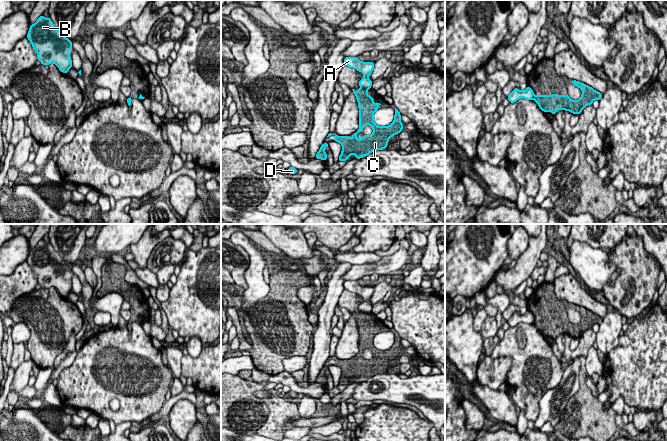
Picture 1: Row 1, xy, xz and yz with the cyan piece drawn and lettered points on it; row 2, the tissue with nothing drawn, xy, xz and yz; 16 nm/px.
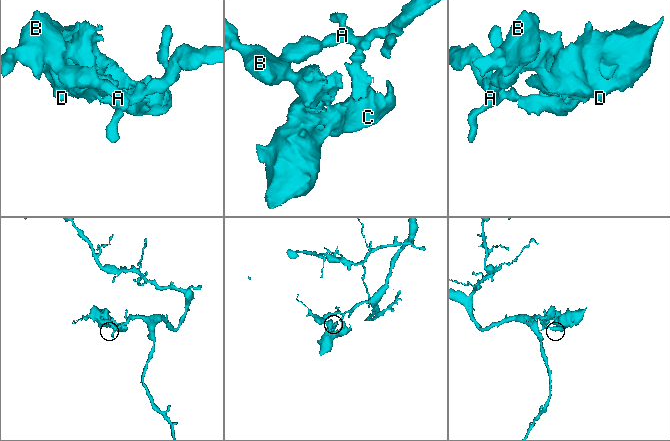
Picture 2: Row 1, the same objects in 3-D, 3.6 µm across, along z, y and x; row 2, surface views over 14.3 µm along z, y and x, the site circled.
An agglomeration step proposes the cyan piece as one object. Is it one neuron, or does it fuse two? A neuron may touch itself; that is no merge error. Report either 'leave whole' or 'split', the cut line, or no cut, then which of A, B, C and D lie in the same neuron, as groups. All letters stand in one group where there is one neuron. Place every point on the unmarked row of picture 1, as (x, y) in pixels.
split; cut in xz along (360, 311), (368, 313); A B / C D

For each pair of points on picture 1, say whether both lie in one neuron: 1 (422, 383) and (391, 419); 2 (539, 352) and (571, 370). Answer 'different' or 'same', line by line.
1: different
2: different

